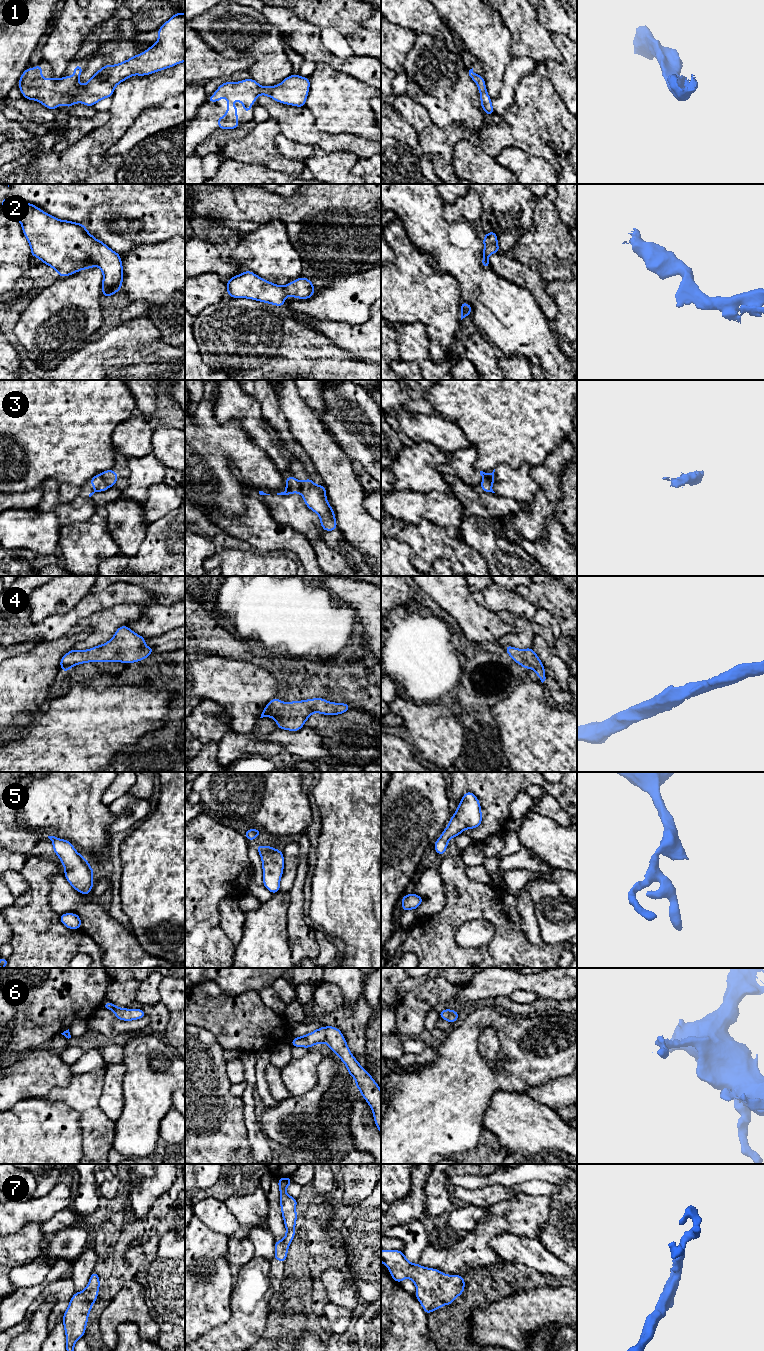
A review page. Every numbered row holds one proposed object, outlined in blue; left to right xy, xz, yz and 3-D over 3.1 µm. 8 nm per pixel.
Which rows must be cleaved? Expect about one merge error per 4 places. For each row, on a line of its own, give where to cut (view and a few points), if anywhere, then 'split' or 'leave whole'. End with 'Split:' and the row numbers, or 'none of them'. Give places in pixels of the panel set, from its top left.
1: no cut; leave whole
2: no cut; leave whole
3: cut in xy along (100, 474), (108, 487); split
4: no cut; leave whole
5: no cut; leave whole
6: no cut; leave whole
7: no cut; leave whole
Split: 3

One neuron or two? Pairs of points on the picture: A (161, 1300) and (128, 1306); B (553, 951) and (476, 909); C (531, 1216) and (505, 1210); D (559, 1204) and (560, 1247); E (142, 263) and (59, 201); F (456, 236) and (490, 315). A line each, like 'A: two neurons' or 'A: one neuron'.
A: two neurons
B: one neuron
C: one neuron
D: one neuron
E: two neurons
F: one neuron

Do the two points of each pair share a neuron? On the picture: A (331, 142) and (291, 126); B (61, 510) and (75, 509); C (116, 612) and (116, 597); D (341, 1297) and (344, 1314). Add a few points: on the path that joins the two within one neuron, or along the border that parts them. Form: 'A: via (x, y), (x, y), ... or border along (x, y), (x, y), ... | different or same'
A: via (321, 140), (309, 135), (301, 128) | same
B: via (64, 510), (72, 510) | same
C: border along (140, 605), (115, 604), (102, 610), (95, 616) | different
D: border along (330, 1301), (352, 1310) | different

